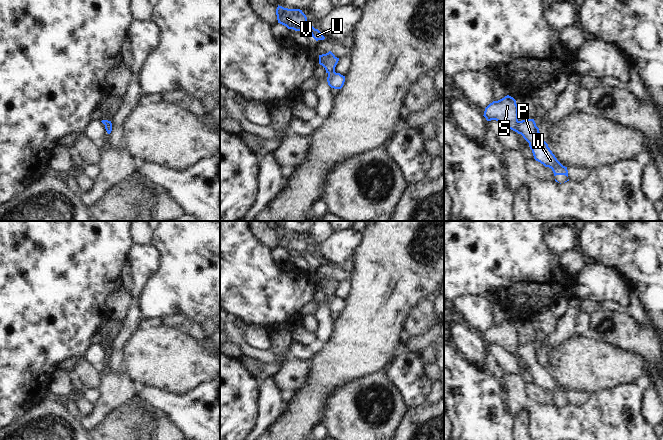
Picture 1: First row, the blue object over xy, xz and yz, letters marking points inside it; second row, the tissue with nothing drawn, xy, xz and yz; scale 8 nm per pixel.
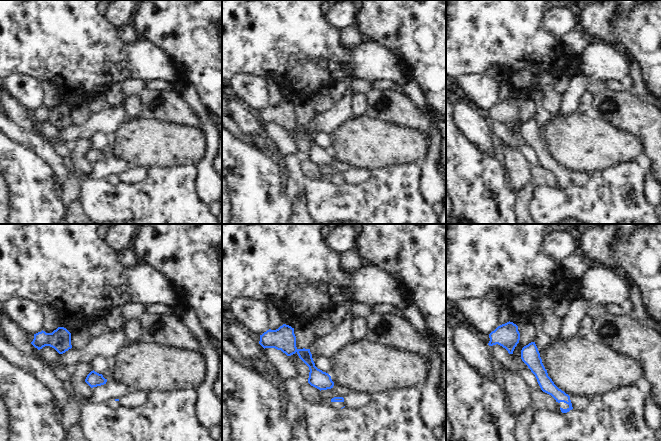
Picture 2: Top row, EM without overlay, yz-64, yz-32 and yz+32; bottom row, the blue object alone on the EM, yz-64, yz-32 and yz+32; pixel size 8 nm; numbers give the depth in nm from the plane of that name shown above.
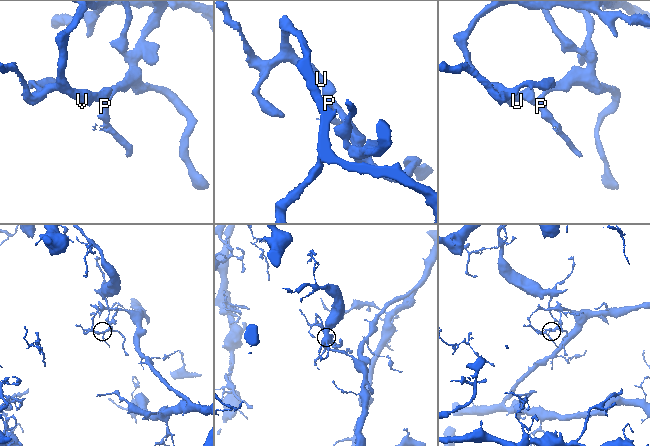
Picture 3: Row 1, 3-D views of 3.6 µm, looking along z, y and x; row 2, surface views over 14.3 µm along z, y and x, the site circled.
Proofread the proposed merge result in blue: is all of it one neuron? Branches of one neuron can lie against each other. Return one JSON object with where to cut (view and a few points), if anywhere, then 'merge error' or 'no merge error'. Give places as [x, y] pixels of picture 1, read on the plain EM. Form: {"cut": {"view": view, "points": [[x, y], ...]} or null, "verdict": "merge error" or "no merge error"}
{"cut": {"view": "yz", "points": [[519, 345], [516, 355]]}, "verdict": "merge error"}

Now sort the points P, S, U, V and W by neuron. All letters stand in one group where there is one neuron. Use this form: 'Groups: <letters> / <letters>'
Groups: P W / S U V.

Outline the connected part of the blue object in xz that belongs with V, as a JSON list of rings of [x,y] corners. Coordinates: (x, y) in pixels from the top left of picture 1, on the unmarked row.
[[[278,229],[276,239],[278,247],[288,253],[308,255],[316,265],[325,263],[318,253],[308,247],[306,239],[300,233],[288,233]]]

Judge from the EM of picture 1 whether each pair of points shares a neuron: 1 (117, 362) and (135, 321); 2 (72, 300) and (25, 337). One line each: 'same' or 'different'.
1: same
2: same

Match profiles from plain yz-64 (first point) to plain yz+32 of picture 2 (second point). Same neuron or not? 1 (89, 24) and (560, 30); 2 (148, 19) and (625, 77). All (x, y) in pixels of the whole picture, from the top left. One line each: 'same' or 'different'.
1: different
2: different

